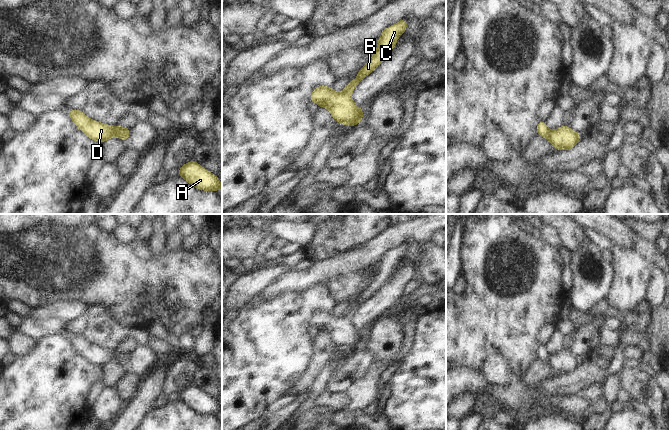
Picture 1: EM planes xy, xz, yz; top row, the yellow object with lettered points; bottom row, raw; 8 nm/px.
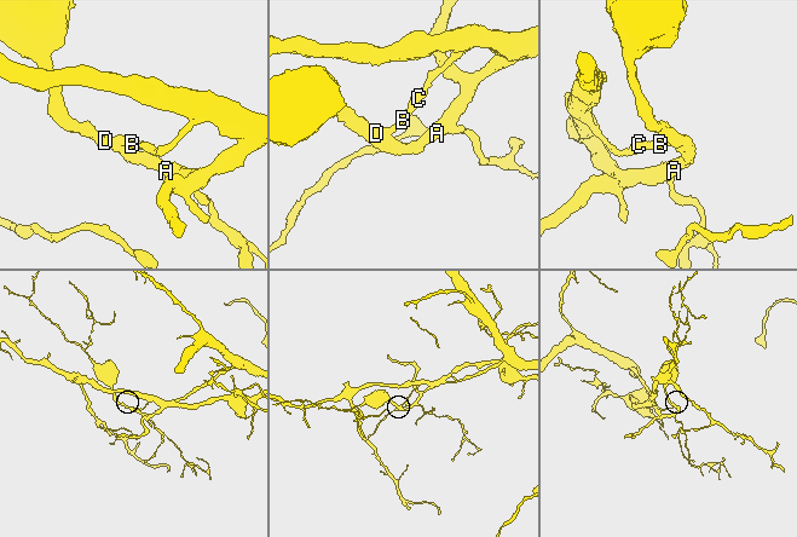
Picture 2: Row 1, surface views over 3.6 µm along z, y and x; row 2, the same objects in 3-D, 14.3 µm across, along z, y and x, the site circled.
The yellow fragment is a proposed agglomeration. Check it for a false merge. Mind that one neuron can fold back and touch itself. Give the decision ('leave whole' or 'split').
split

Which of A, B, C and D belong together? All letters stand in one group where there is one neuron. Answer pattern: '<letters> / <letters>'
A D / B C

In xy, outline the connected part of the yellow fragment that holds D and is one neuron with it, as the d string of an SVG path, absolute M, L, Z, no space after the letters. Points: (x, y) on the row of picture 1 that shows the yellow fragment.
M69 110L68 114L75 126L92 140L105 142L109 138L117 136L114 133L114 126L91 120L83 114L82 110Z

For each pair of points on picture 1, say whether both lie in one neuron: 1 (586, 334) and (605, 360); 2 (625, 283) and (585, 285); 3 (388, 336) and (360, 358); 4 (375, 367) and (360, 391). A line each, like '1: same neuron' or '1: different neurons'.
1: different neurons
2: different neurons
3: different neurons
4: same neuron

